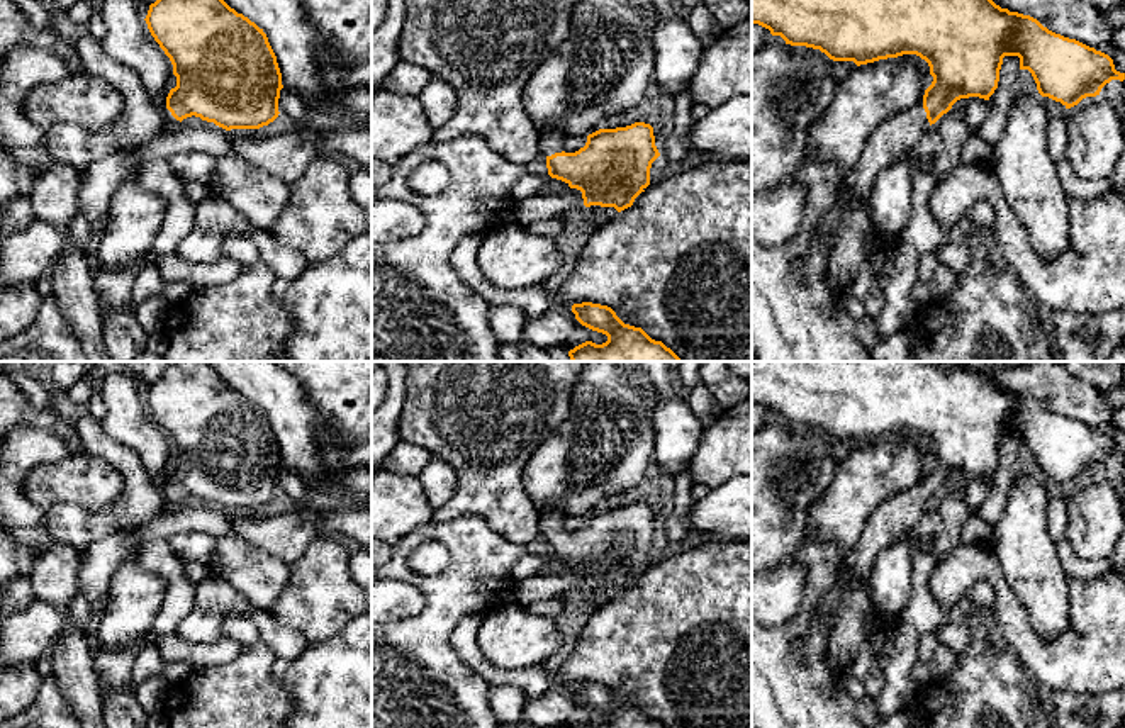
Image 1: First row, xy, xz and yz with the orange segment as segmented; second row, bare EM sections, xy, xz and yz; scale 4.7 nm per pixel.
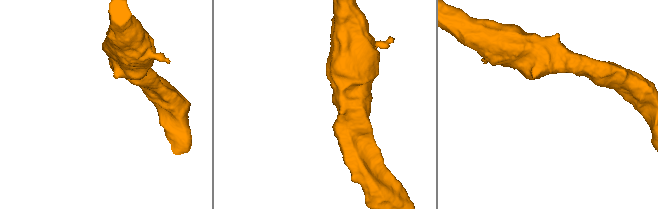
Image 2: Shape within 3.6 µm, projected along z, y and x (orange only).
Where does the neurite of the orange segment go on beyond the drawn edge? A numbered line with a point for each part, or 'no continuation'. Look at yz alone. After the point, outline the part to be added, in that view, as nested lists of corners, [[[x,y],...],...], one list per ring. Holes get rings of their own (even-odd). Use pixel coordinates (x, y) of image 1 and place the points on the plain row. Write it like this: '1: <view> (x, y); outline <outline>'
1: yz (896, 516); outline [[[923,482],[904,489],[886,499],[867,519],[860,541],[845,562],[838,565],[835,585],[821,601],[821,608],[830,616],[830,631],[838,626],[845,577],[854,577],[869,587],[869,574],[877,555],[896,540],[911,535],[911,529],[928,511],[930,502]]]

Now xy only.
1: xy (170, 504); outline [[[165,487],[163,490],[163,511],[176,512],[182,507],[180,501],[176,501],[171,492]]]

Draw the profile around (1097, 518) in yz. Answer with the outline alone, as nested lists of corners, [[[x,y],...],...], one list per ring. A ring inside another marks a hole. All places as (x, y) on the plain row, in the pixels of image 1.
[[[1096,475],[1069,496],[1066,541],[1081,558],[1110,558],[1125,531],[1123,501],[1117,489]]]

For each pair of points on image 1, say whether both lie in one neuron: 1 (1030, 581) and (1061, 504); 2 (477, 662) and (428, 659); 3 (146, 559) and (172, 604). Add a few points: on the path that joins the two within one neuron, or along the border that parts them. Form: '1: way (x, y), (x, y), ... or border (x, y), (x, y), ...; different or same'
1: border (1049, 499), (1047, 535), (1056, 543); different
2: border (457, 623), (452, 633), (453, 650), (491, 686); different
3: way (160, 565), (173, 579), (173, 591); same

